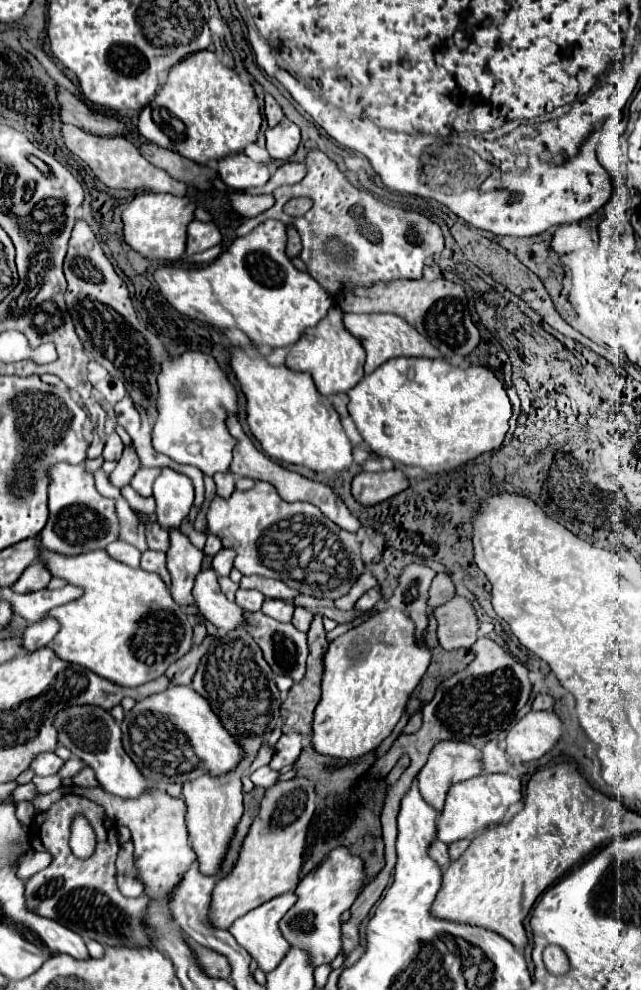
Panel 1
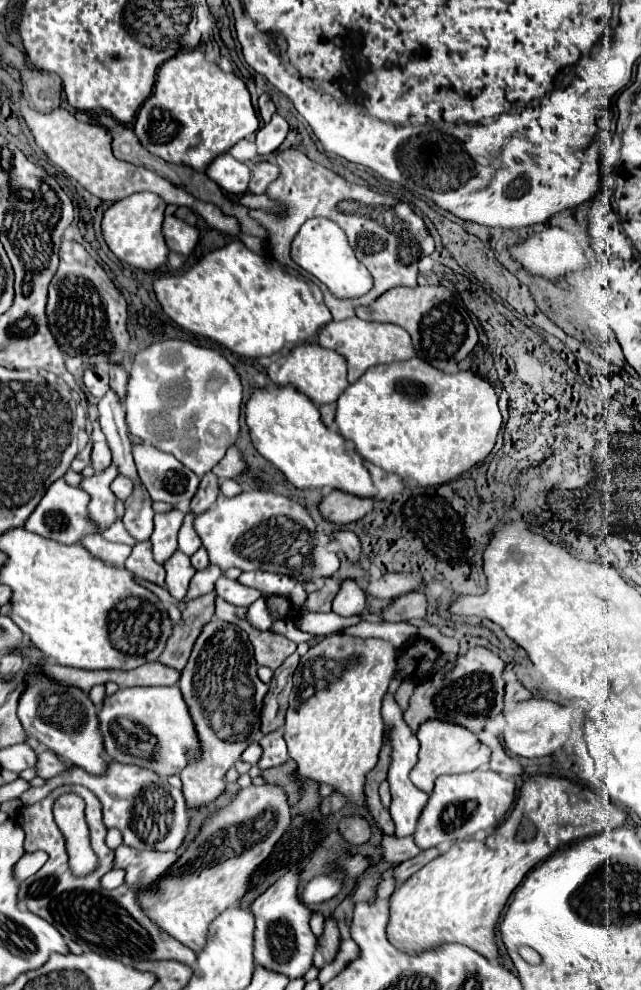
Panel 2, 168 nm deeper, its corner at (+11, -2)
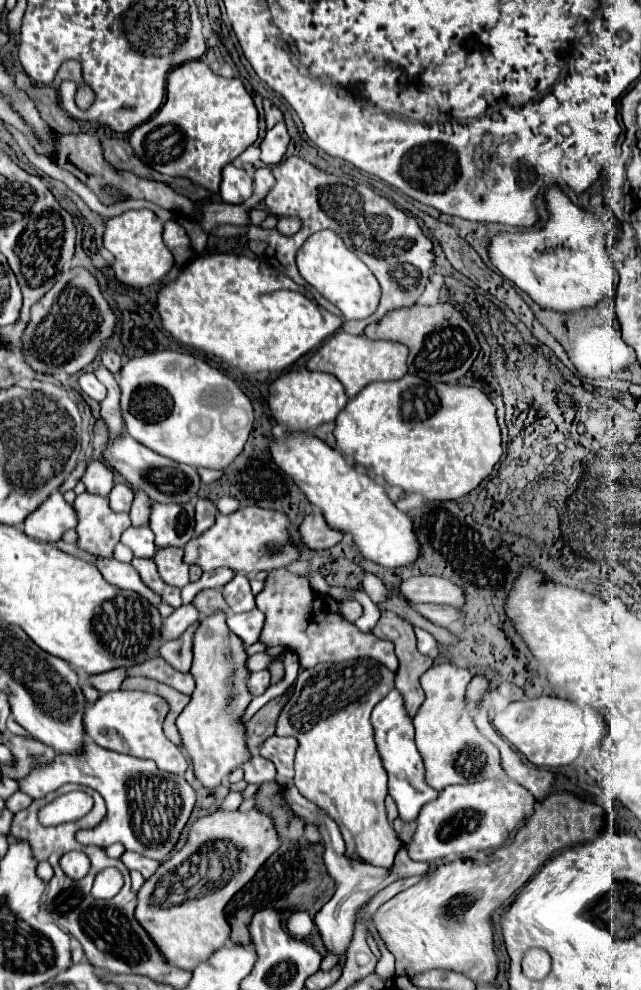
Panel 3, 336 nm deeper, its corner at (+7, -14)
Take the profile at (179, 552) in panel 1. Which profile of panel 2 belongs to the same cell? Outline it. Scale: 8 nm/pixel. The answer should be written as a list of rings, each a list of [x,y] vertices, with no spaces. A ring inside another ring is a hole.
[[[171,508],[169,512],[155,514],[155,530],[151,534],[153,556],[159,564],[163,564],[177,550],[177,532],[183,524],[185,512],[179,508]]]

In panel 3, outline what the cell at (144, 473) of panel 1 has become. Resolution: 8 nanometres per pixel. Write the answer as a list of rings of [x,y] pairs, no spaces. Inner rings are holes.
[[[115,484],[109,492],[109,506],[115,512],[129,512],[133,502],[133,490],[129,484]]]

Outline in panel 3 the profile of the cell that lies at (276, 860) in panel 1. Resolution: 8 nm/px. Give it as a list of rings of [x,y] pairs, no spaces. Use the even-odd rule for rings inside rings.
[[[251,808],[247,812],[217,810],[209,816],[199,818],[191,826],[187,844],[179,852],[175,852],[171,860],[163,862],[159,872],[155,872],[155,876],[151,876],[137,892],[137,922],[147,930],[147,934],[151,934],[151,938],[171,964],[183,970],[193,970],[225,944],[225,932],[229,932],[229,924],[225,918],[227,902],[241,886],[247,884],[247,880],[255,876],[255,872],[279,846],[281,838],[271,816],[259,812],[257,808]]]

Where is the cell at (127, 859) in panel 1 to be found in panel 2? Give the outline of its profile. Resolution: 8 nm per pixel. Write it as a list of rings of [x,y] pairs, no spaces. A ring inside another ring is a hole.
[[[121,844],[115,850],[115,868],[127,872],[125,882],[131,888],[147,888],[155,884],[169,866],[179,858],[175,852],[155,852],[155,850],[137,850]]]

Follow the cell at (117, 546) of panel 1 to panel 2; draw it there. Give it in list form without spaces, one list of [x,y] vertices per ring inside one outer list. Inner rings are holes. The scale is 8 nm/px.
[[[87,534],[81,542],[95,558],[113,564],[113,566],[123,566],[127,556],[131,554],[131,546],[119,544],[119,542],[109,542],[101,534]]]

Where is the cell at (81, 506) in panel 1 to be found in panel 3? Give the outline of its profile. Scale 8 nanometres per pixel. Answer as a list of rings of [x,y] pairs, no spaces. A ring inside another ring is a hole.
[[[53,492],[49,500],[43,502],[25,520],[25,534],[37,542],[55,544],[67,530],[77,526],[77,514],[71,504],[65,502],[61,492]]]

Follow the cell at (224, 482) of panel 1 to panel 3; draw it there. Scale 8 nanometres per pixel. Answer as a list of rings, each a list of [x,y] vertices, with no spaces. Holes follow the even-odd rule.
[[[199,498],[197,500],[197,506],[195,506],[195,522],[197,522],[195,524],[195,534],[197,536],[215,524],[217,512],[219,510],[217,510],[213,500],[209,500],[209,498]]]

